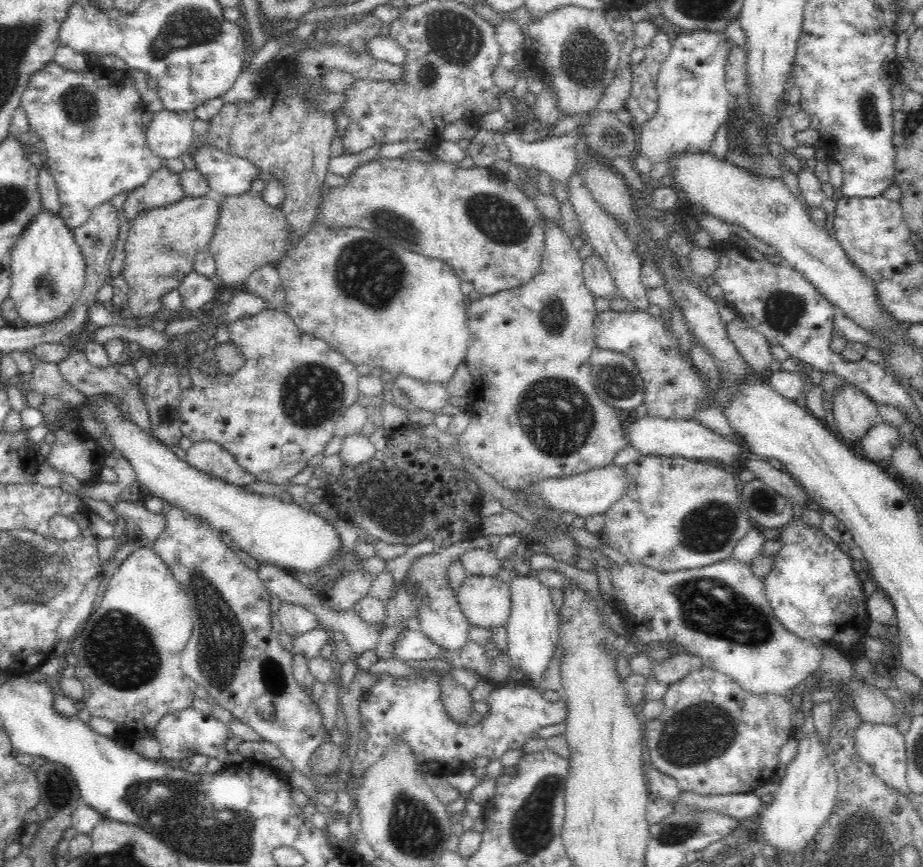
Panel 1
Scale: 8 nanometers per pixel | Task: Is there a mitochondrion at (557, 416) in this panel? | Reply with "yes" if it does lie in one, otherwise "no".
yes

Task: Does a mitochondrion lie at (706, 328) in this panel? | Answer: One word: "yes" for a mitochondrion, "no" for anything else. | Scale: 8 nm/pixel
no

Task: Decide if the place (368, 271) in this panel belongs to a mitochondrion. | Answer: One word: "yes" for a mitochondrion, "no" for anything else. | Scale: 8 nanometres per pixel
yes

